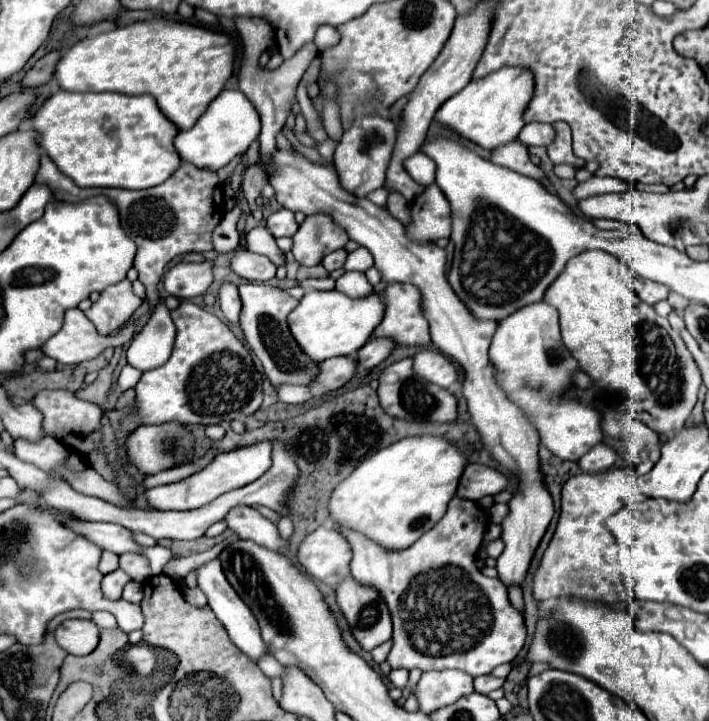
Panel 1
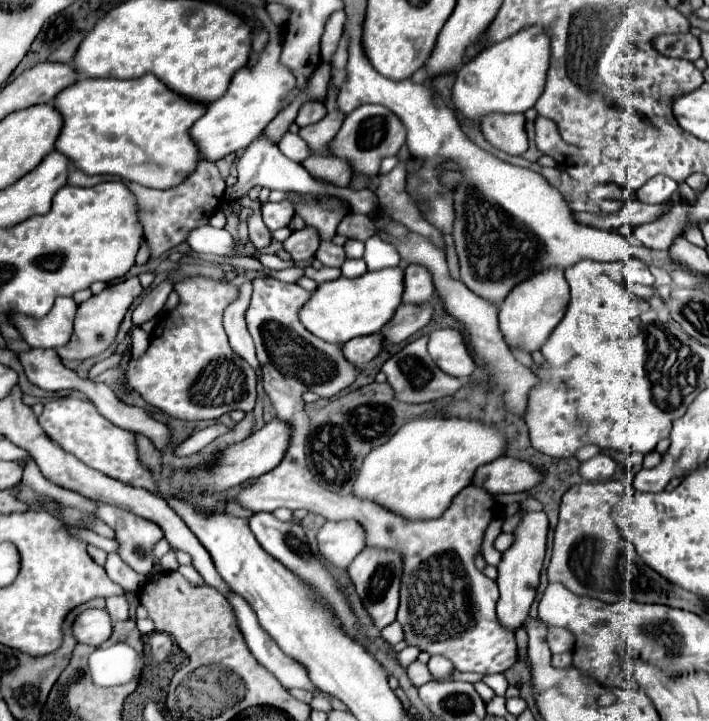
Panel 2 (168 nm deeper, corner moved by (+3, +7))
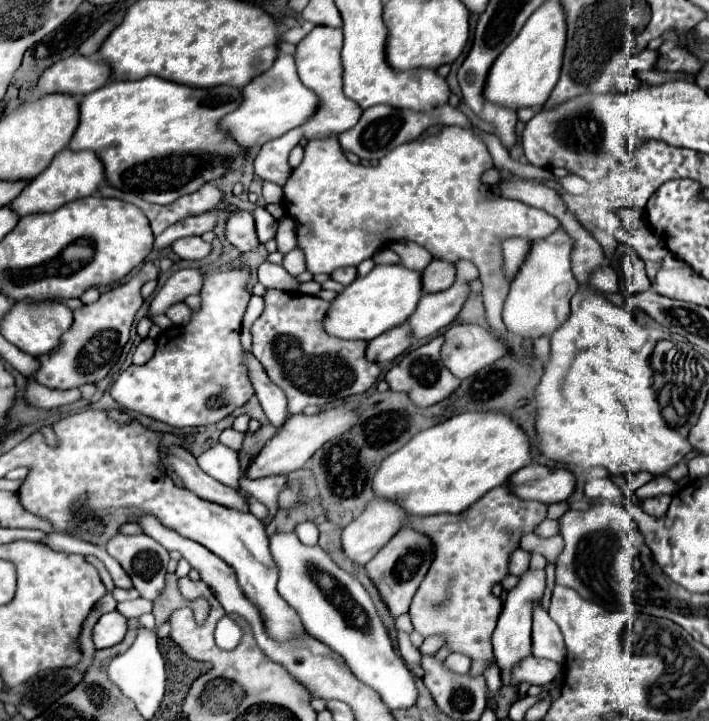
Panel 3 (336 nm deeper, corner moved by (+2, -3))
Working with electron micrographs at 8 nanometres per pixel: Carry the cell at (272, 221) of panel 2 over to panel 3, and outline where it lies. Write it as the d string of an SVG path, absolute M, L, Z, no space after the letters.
M257 208L255 212L253 212L253 216L255 216L255 226L257 226L257 236L259 236L259 240L261 240L261 244L265 244L267 240L271 240L271 238L275 238L275 234L277 234L277 220L265 210L265 208Z

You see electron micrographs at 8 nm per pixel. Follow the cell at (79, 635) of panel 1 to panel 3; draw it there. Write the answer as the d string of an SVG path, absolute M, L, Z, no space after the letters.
M113 610L95 624L91 638L93 638L95 648L101 650L101 648L111 648L111 646L119 644L123 640L125 632L127 632L127 620L117 610Z

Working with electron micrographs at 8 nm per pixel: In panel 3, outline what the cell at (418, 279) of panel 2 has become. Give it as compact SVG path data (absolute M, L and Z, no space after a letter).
M433 260L423 272L423 292L443 292L455 282L455 266L445 260Z

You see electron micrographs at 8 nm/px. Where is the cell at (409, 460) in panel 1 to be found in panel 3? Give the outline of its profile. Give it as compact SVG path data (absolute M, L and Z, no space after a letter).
M465 412L421 430L403 448L387 456L373 476L373 494L397 502L411 516L459 514L485 492L501 486L531 460L529 438L505 414Z

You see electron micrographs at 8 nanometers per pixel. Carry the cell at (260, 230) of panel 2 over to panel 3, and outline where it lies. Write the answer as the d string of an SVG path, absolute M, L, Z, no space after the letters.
M235 212L227 220L227 240L237 246L241 252L255 250L259 246L257 230L255 230L255 218L251 212Z

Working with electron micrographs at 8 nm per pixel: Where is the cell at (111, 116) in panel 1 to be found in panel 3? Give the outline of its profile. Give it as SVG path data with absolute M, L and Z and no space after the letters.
M155 76L135 82L109 80L79 102L79 126L71 138L69 150L95 152L103 164L105 180L111 186L137 194L153 204L171 204L177 198L195 192L205 182L213 182L243 166L247 152L217 128L217 122L239 106L239 94L241 92L235 88L211 88L211 92L183 88L181 84L171 84L169 80L159 80Z

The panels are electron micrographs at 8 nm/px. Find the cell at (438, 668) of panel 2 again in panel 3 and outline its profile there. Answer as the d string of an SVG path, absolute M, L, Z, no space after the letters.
M449 654L447 660L445 660L445 666L455 674L467 674L467 670L471 666L471 660L463 654Z

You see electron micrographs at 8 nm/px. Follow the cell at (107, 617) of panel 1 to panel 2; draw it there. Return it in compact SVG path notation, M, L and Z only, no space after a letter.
M122 594L122 596L112 596L106 600L106 610L112 614L112 620L128 620L128 608L130 608L130 600Z

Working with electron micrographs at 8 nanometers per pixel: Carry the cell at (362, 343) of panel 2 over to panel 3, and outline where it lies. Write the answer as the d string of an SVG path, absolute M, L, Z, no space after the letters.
M399 326L399 328L393 328L391 332L385 332L383 336L377 336L375 340L371 340L367 344L365 358L375 364L385 364L385 362L395 360L401 352L405 352L409 348L409 344L411 344L411 334L409 334L407 326Z

